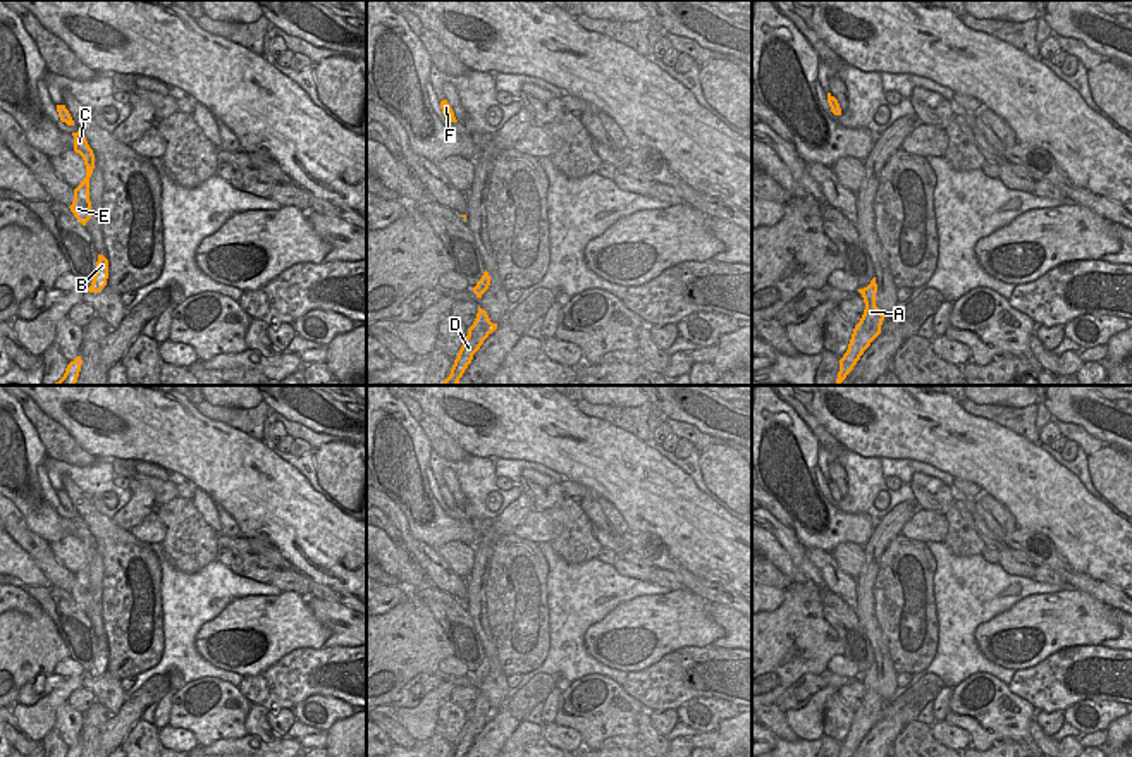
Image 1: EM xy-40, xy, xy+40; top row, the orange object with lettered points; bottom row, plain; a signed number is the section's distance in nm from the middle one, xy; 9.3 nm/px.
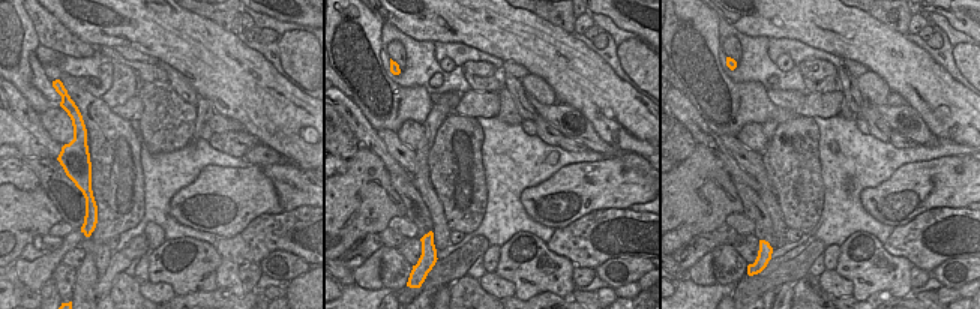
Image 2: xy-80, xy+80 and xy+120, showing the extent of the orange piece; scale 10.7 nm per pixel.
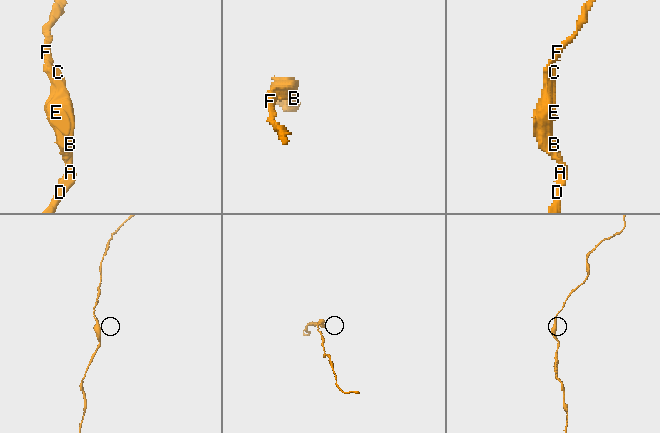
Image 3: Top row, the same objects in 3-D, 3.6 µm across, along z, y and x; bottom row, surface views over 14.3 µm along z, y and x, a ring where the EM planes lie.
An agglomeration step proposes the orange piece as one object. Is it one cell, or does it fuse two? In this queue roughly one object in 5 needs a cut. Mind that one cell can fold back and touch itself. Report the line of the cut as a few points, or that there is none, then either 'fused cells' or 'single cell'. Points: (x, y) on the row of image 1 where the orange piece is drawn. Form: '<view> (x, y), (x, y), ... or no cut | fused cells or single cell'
no cut | single cell

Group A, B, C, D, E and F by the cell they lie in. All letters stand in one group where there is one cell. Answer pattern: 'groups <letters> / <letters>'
groups A B C D E F

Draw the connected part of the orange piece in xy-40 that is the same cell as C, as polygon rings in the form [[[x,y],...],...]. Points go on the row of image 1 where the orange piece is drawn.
[[[81,131],[72,132],[74,136],[74,151],[79,153],[86,165],[86,177],[83,182],[74,189],[74,201],[69,206],[74,217],[86,225],[86,222],[91,218],[91,201],[89,201],[89,177],[95,169],[95,155],[89,148],[86,138],[81,134]]]

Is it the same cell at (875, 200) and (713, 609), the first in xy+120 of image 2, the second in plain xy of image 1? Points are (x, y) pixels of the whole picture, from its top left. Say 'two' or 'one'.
two

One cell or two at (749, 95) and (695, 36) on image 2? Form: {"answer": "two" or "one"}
{"answer": "one"}

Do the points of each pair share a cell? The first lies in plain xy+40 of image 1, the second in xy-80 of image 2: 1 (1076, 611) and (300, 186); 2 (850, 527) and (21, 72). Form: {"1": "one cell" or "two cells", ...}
{"1": "two cells", "2": "one cell"}

